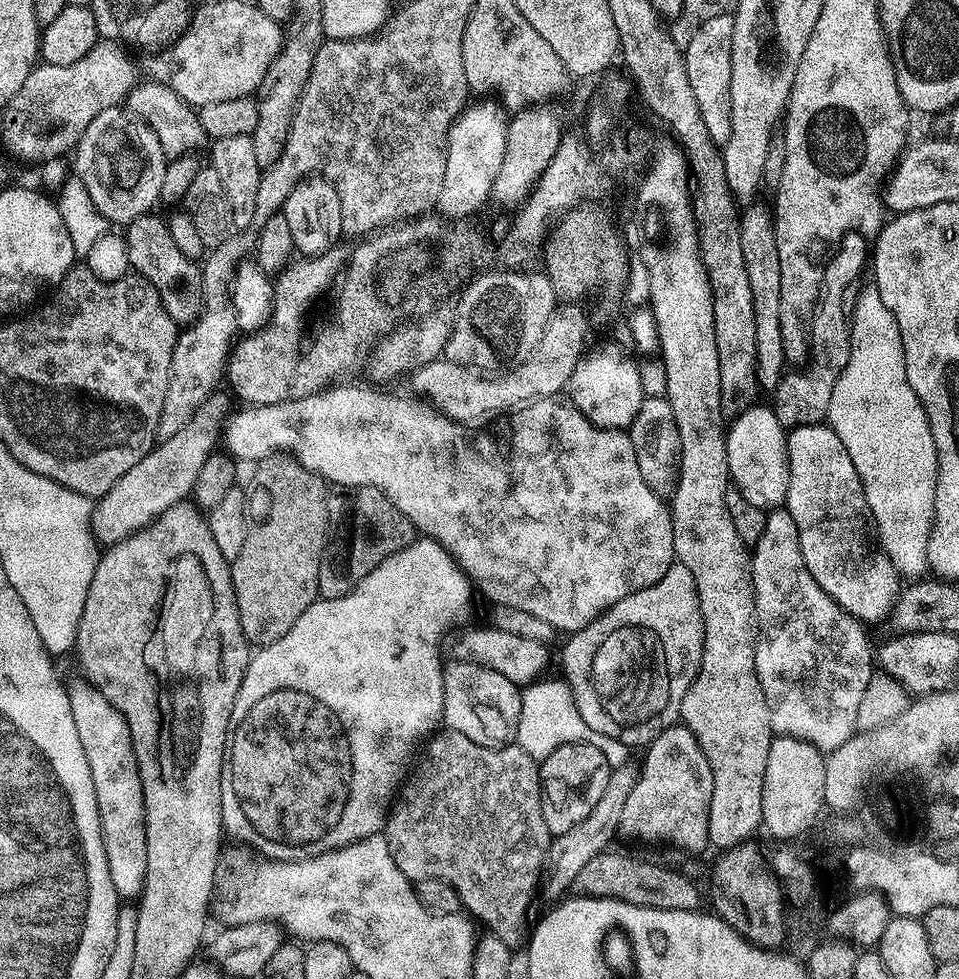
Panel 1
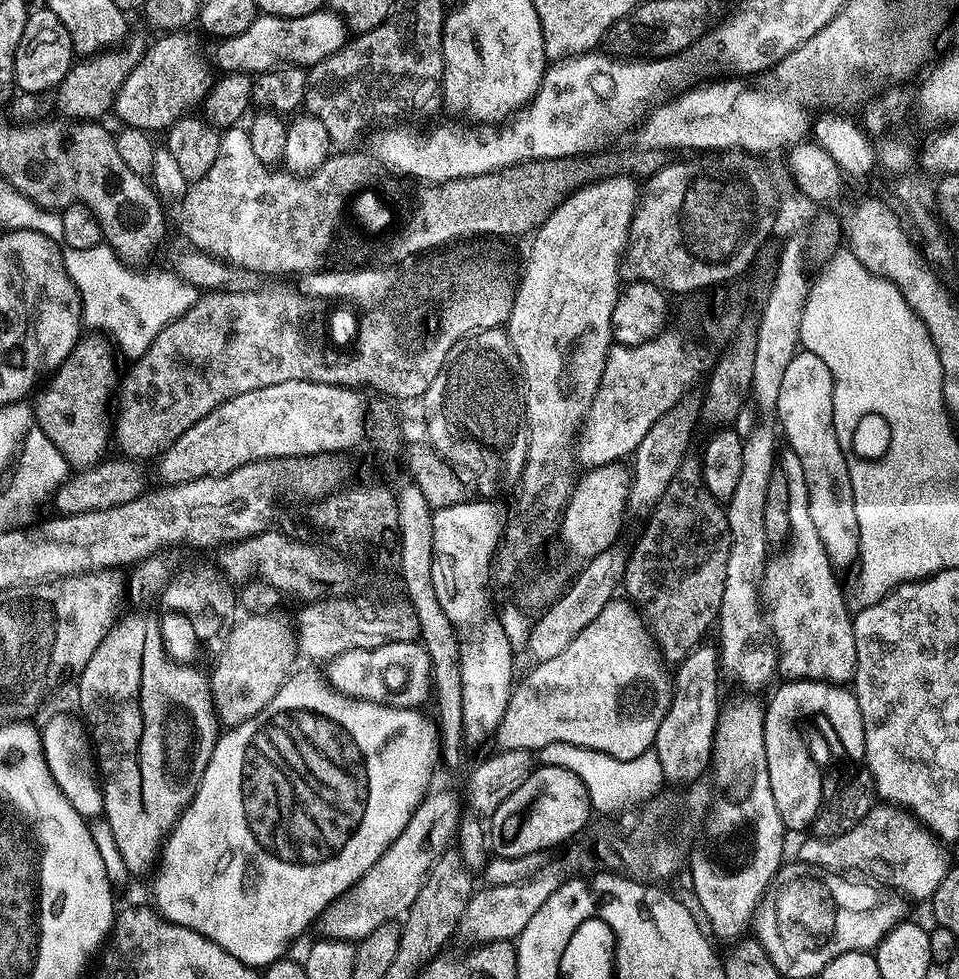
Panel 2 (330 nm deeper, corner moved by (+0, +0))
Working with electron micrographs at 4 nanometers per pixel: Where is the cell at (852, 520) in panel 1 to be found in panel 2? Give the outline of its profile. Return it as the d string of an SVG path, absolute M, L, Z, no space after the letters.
M801 349L786 366L782 377L781 393L778 394L776 418L779 431L788 439L792 447L795 463L802 466L802 474L806 474L806 490L810 502L810 522L814 522L814 530L818 530L818 538L826 550L828 560L833 569L848 568L860 559L860 535L858 534L858 514L854 514L854 490L850 486L849 457L838 442L838 434L834 434L834 398L828 384L832 380L830 368L816 354Z

